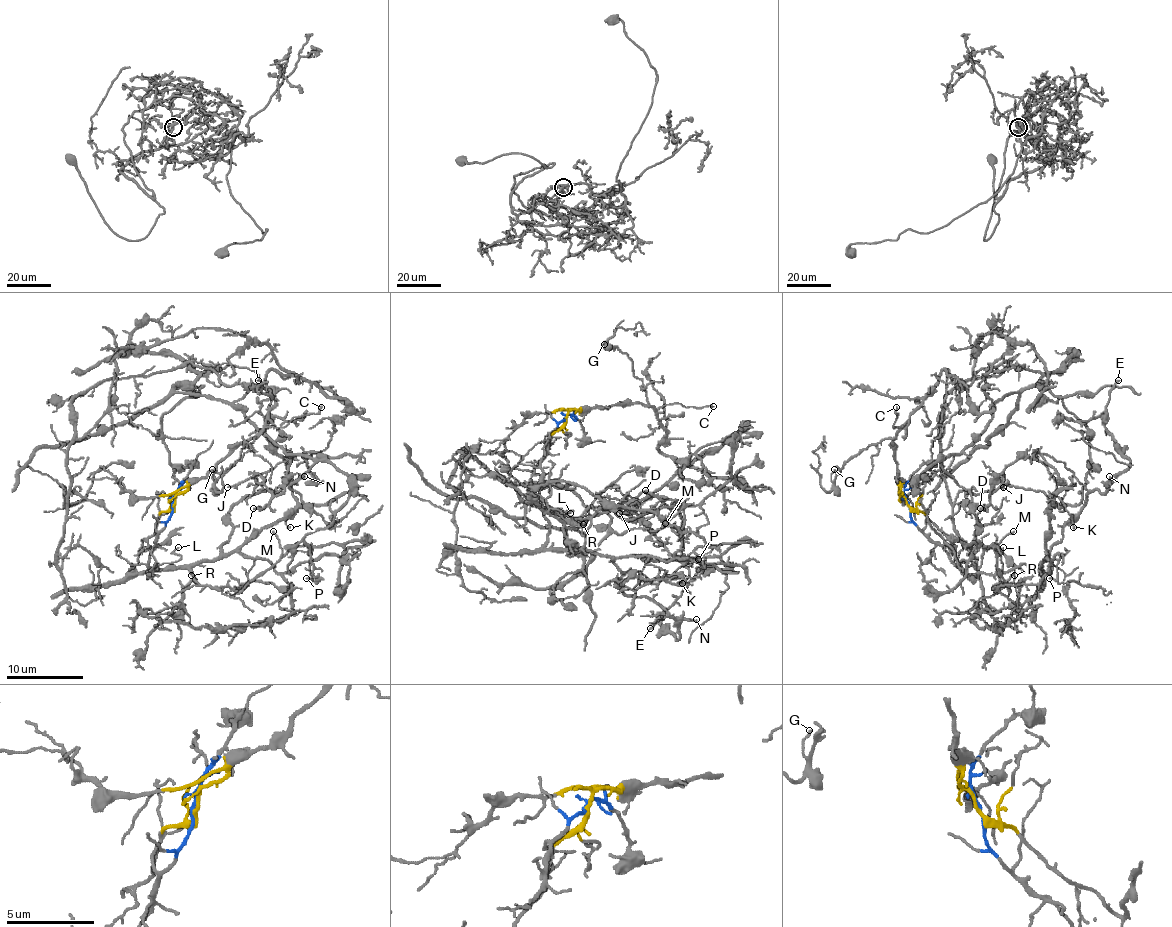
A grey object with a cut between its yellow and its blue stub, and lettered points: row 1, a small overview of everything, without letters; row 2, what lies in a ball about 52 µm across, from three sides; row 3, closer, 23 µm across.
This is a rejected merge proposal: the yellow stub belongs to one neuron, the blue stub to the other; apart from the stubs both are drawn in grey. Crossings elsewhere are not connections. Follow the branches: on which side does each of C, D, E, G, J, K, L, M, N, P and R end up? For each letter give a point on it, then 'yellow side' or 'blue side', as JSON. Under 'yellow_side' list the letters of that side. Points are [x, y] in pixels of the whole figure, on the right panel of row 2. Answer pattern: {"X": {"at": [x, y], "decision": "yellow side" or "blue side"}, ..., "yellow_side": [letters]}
{"C": {"at": [896, 407], "decision": "yellow side"}, "D": {"at": [980, 508], "decision": "blue side"}, "E": {"at": [1118, 380], "decision": "blue side"}, "G": {"at": [834, 469], "decision": "yellow side"}, "J": {"at": [1003, 487], "decision": "blue side"}, "K": {"at": [1073, 527], "decision": "blue side"}, "L": {"at": [1003, 547], "decision": "blue side"}, "M": {"at": [1013, 531], "decision": "blue side"}, "N": {"at": [1109, 476], "decision": "blue side"}, "P": {"at": [1049, 578], "decision": "blue side"}, "R": {"at": [1014, 575], "decision": "blue side"}, "yellow_side": ["C", "G"]}

